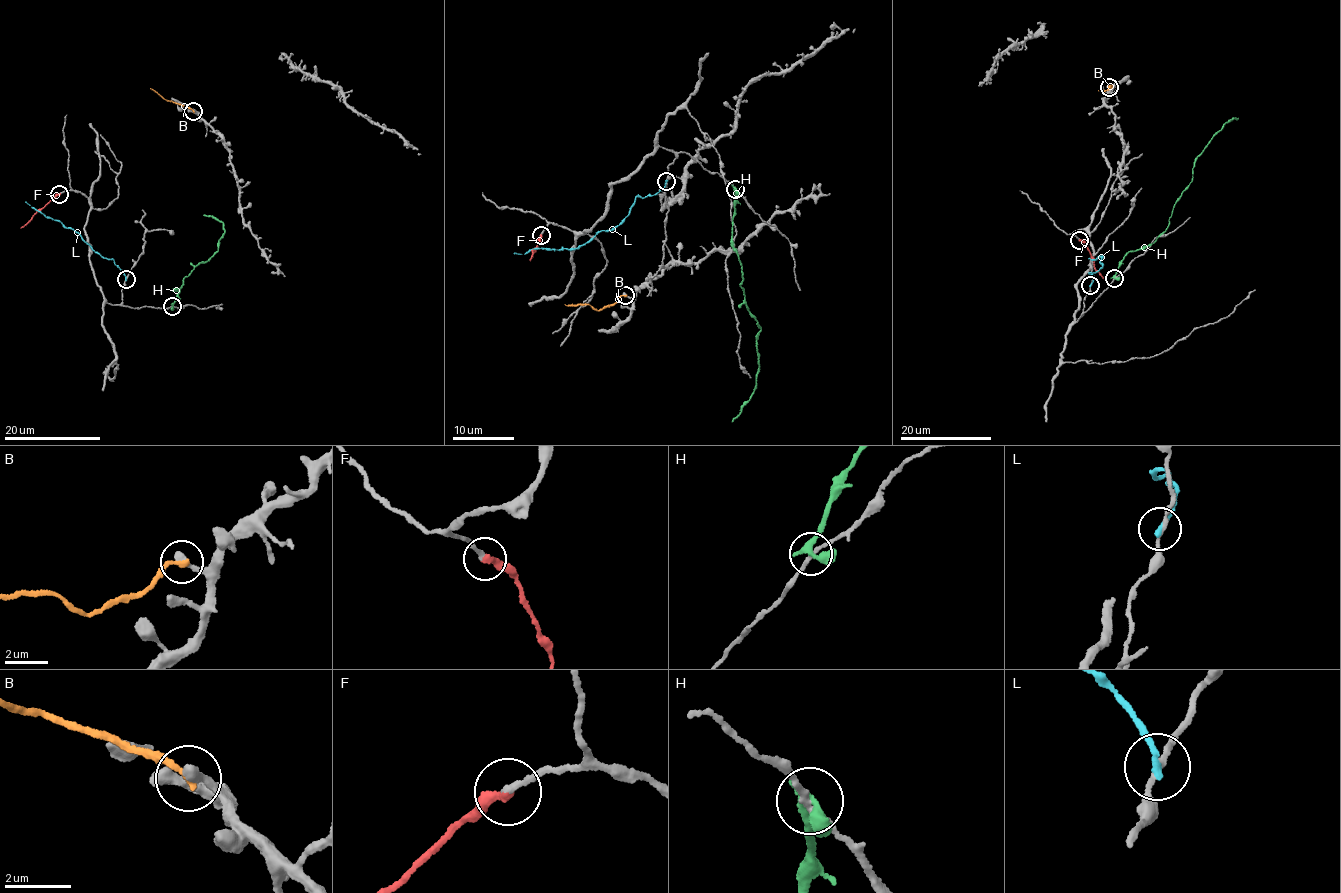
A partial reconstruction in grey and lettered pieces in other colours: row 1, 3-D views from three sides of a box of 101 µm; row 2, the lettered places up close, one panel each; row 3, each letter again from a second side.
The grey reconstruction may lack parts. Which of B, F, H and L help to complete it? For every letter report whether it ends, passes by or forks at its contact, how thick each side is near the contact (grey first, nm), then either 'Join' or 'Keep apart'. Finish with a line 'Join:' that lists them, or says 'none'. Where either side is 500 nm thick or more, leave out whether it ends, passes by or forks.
B: It ends there. Thickness 320 nm (grey) against 240 nm. Keep apart
F: It ends there. Thickness 180 nm (grey) against 320 nm. Join
H: It ends there. Thickness 160 nm (grey) against 440 nm. Keep apart
L: It ends there. Thickness 140 nm (grey) against 200 nm. Keep apart
Join: F

